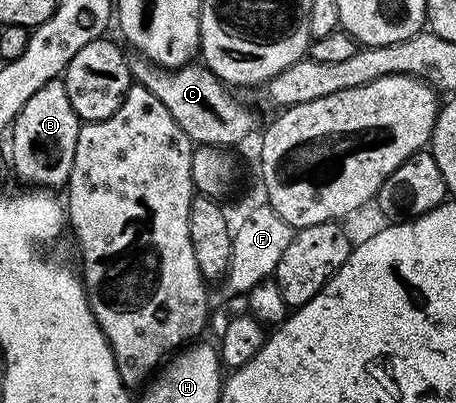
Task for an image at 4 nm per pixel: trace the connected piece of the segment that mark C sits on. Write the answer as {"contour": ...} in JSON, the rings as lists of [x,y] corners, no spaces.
{"contour":[[[136,58],[131,61],[130,67],[133,81],[150,90],[150,94],[154,94],[154,98],[158,98],[158,102],[170,110],[170,118],[182,126],[193,145],[233,146],[242,143],[256,128],[255,114],[246,105],[228,96],[224,81],[203,63],[193,62],[185,64],[183,68],[169,70],[149,60]]]}

